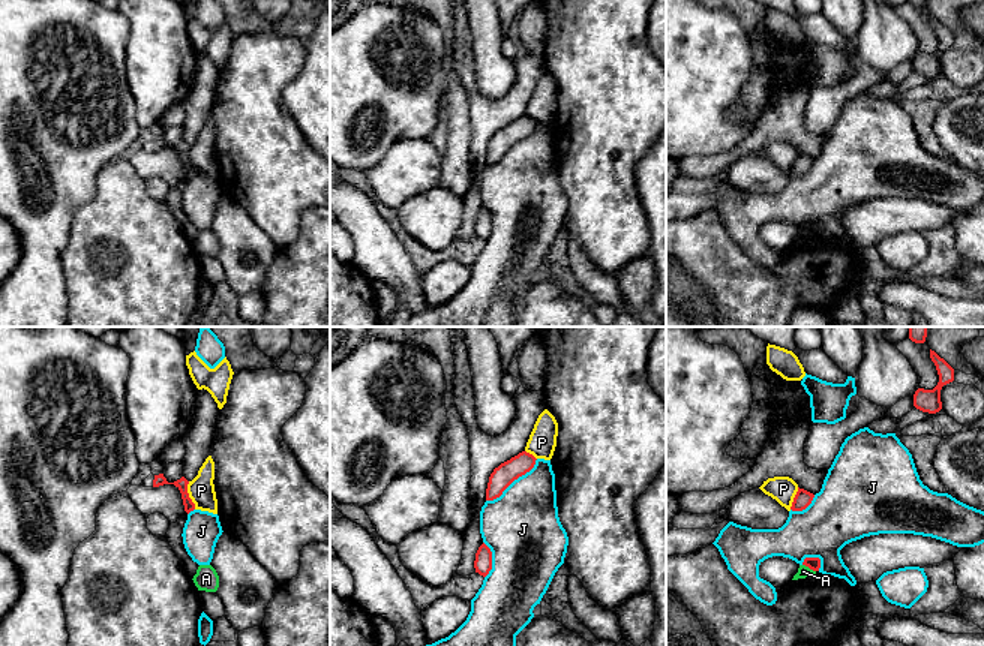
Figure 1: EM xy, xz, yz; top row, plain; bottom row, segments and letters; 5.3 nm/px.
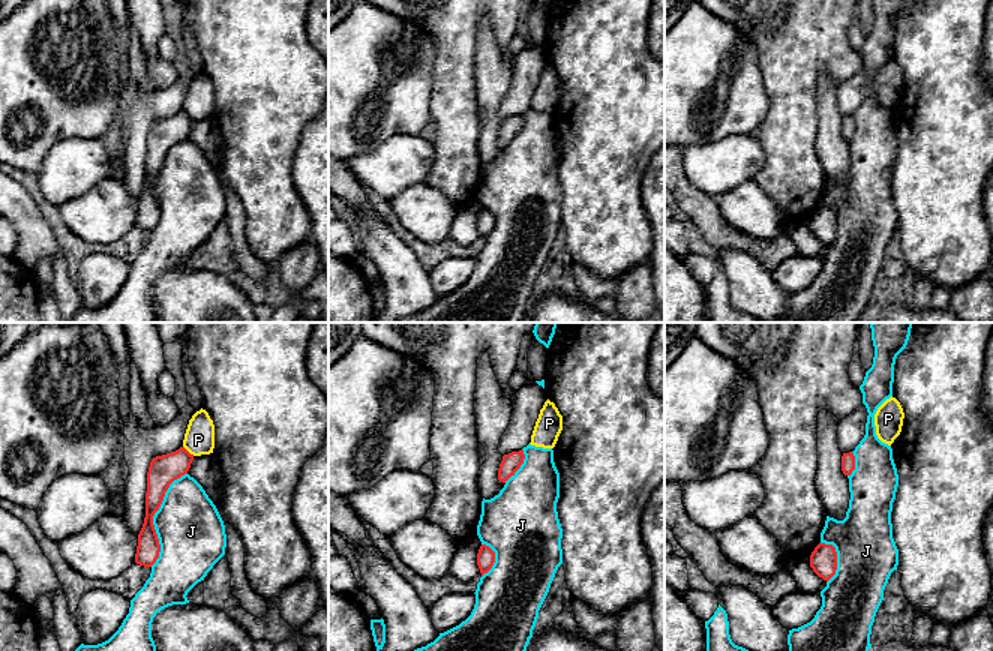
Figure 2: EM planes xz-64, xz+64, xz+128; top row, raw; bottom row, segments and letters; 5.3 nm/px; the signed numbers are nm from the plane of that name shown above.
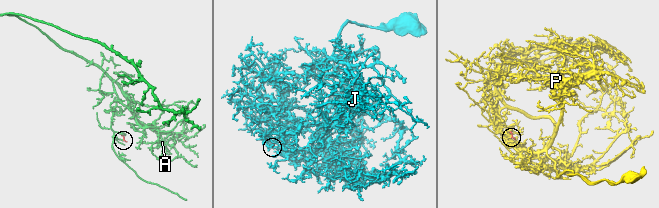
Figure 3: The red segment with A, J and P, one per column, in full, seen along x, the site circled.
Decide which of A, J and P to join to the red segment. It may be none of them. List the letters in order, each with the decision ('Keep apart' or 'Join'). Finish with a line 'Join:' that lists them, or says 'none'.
A: Keep apart
J: Keep apart
P: Keep apart
Join: none

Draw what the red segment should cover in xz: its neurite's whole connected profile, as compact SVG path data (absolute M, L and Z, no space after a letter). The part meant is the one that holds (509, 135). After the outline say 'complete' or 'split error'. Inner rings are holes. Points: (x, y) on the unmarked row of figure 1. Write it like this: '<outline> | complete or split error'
M526 115L519 117L510 124L501 127L489 141L486 165L494 165L519 141L530 136L536 129L536 121Z | complete

